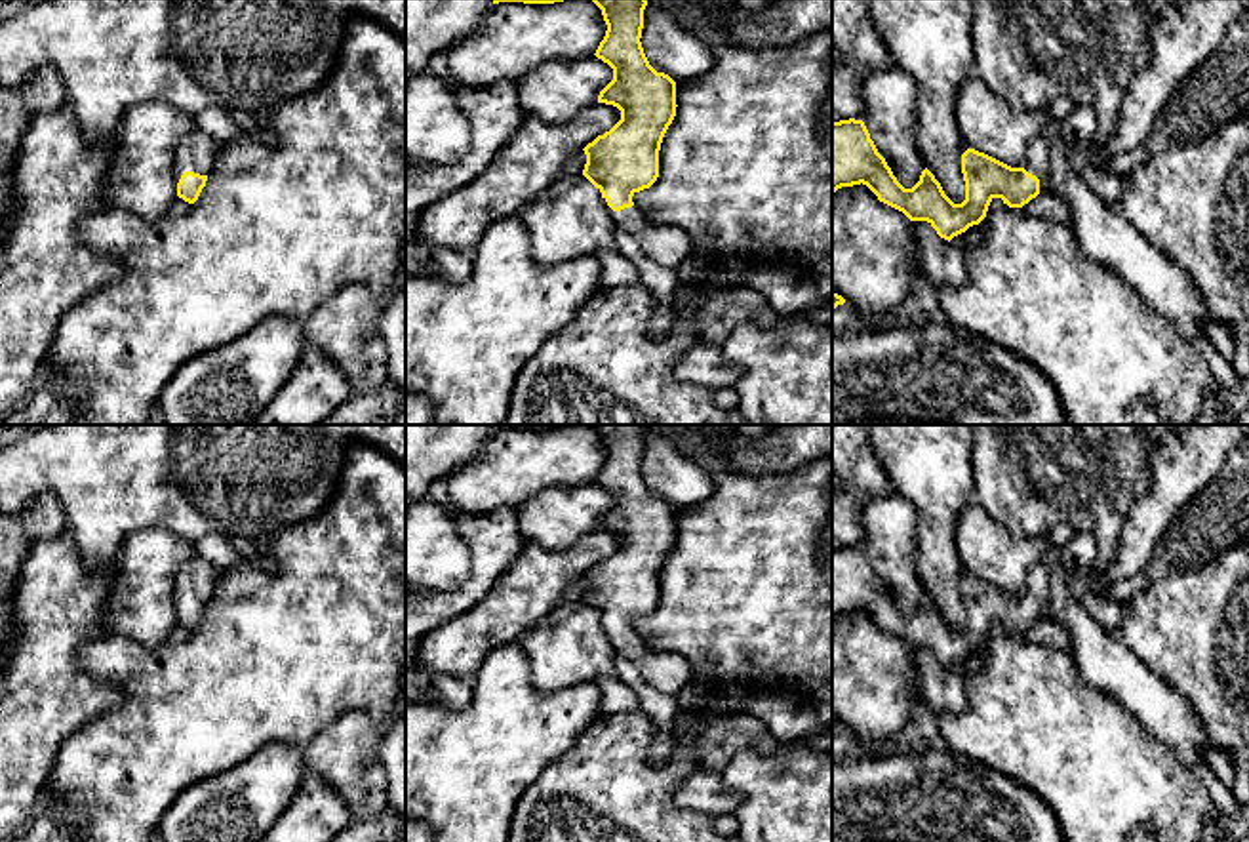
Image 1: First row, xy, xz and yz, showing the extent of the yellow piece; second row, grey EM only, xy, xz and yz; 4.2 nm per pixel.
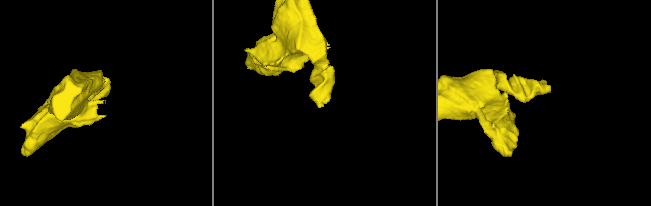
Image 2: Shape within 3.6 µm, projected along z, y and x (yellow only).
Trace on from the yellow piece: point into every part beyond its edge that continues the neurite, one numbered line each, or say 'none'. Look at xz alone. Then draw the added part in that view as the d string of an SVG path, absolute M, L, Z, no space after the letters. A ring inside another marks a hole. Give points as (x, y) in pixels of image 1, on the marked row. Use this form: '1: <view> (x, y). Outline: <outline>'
1: xz (669, 246). Outline: M605 198L604 204L621 236L634 238L642 253L653 263L664 269L678 269L691 253L691 240L685 231L670 225L653 225L636 206L613 211Z

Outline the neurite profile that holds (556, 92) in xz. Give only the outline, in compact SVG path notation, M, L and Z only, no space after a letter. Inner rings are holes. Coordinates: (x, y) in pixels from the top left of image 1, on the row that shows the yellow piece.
M550 59L516 82L520 107L527 116L548 124L565 124L598 103L600 91L613 80L613 69L602 59Z

